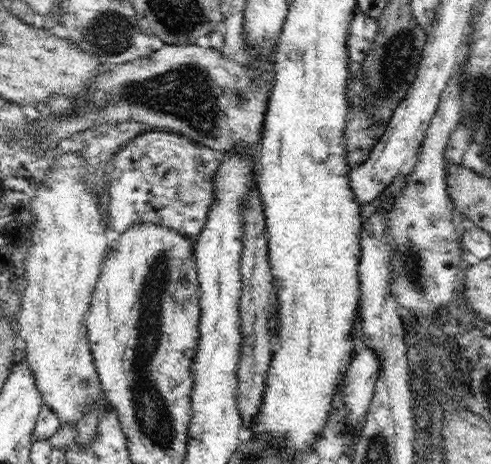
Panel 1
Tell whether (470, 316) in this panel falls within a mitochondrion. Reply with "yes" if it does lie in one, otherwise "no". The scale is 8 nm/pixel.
no

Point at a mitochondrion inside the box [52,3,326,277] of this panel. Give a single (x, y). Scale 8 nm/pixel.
(109, 32)

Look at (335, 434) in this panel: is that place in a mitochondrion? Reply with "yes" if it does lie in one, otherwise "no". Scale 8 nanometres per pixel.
no

